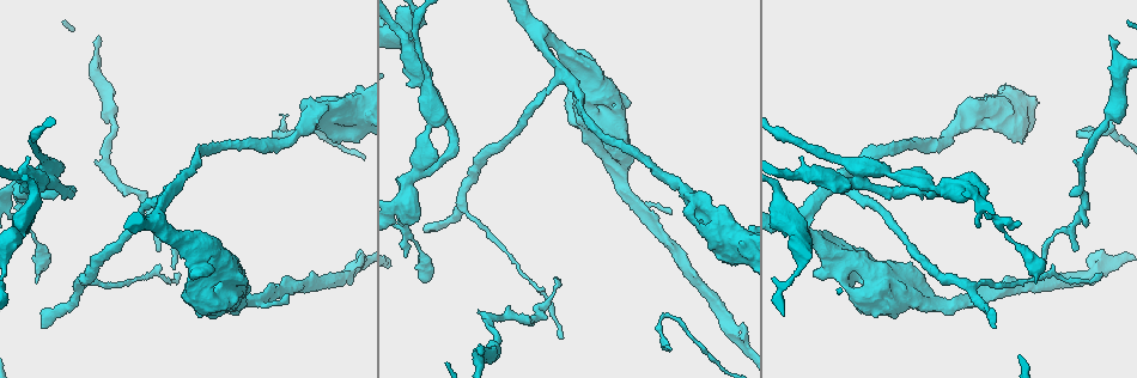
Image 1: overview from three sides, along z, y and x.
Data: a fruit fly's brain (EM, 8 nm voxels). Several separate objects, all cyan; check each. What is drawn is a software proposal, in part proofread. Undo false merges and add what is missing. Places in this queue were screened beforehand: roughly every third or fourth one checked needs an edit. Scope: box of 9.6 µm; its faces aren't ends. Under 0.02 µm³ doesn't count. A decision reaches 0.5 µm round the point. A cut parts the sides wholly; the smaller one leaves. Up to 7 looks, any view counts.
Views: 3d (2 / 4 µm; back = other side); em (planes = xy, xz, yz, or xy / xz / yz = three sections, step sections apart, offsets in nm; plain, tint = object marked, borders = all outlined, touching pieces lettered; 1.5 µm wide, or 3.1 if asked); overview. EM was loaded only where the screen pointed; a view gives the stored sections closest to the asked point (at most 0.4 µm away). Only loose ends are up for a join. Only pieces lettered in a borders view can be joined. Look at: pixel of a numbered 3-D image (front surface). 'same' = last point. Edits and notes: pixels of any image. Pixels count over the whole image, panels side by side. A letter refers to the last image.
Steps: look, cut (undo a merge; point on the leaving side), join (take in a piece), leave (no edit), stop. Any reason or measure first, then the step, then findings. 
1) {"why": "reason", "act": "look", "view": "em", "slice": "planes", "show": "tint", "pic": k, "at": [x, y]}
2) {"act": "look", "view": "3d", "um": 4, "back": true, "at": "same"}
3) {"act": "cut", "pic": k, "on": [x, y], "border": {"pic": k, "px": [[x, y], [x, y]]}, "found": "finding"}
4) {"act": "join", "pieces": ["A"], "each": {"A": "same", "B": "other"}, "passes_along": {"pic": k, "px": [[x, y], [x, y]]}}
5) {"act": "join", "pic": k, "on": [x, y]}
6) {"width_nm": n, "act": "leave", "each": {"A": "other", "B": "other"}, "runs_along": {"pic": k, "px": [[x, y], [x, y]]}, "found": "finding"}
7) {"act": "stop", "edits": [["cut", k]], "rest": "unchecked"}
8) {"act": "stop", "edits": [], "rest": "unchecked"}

{"why": "thick turns thin", "act": "look", "view": "em", "slice": "planes", "show": "plain", "pic": 1, "at": [781, 203]}

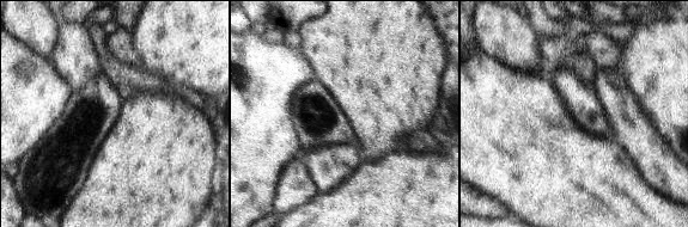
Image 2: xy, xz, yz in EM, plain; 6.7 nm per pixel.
{"why": "with the object marked", "act": "look", "view": "em", "slice": "planes", "show": "tint", "at": "same"}

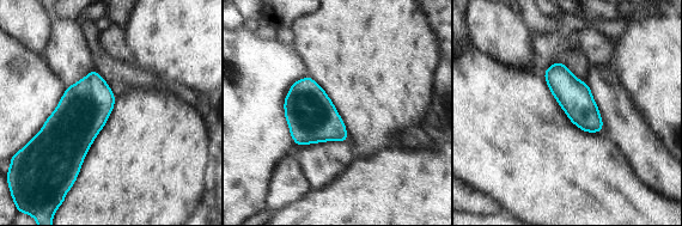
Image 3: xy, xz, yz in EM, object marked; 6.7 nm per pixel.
{"act": "look", "view": "em", "slice": "planes", "show": "borders", "at": "same"}

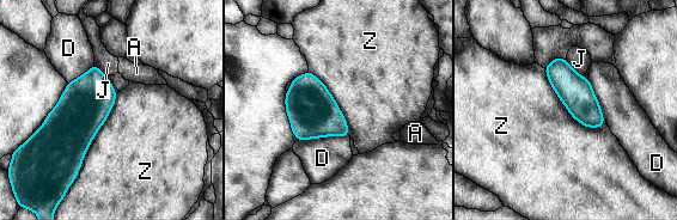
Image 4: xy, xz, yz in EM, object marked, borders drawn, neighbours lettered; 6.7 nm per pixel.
{"longest_contact_nm": ["Z", 550], "act": "leave", "each": {"A": "other", "D": "other", "J": "other", "Z": "other"}, "border": {"pic": 4, "px": [[543, 68], [573, 117], [604, 124]]}, "found": "continuous, no second neuron"}

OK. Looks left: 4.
{"why": "an open end", "act": "look", "view": "em", "slice": "planes", "show": "borders", "pic": 1, "at": [994, 327]}

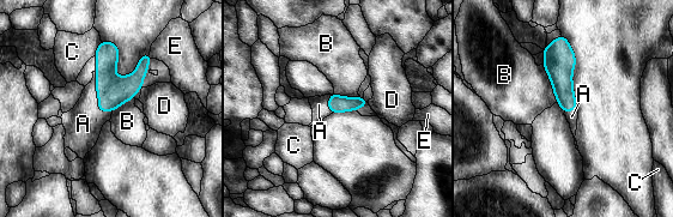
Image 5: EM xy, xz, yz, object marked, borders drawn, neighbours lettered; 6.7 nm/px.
{"width_nm": 120, "act": "join", "pic": 5, "on": [83, 124], "each": {"A": "same", "B": "other", "C": "other", "D": "other", "E": "other"}, "passes_along": {"pic": 5, "px": [[113, 91], [98, 97], [83, 124]]}, "found": "it goes on there"}

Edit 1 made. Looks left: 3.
{"why": "tapers out", "act": "look", "view": "em", "slice": "planes", "show": "borders", "pic": 1, "at": [671, 348]}

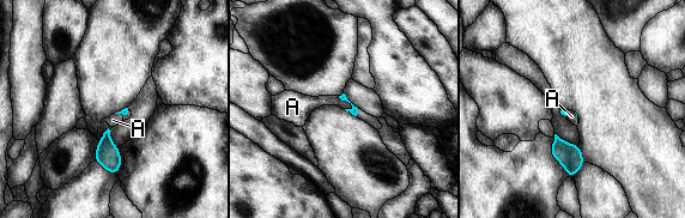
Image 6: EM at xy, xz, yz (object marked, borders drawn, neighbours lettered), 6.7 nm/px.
{"act": "leave", "each": {"A": "other"}, "border": {"pic": 6, "px": [[338, 96], [352, 108]]}, "found": "no lettered piece goes on from it"}

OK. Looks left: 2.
{"act": "stop", "edits": [["join", 5]], "rest": "unchecked"}

